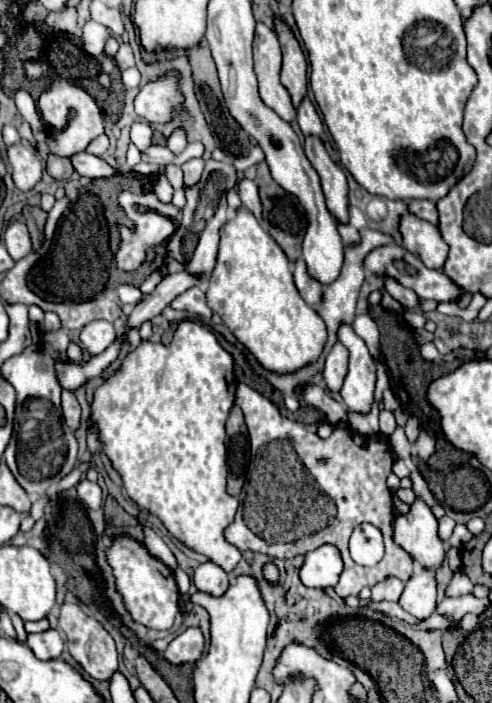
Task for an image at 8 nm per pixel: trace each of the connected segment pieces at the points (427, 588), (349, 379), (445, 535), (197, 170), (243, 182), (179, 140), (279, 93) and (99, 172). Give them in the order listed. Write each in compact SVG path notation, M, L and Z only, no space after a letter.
M417 569L415 575L405 583L399 605L419 621L429 619L435 611L435 573Z
M341 323L337 337L349 351L349 371L345 375L345 381L339 393L351 411L367 413L371 407L373 389L375 389L373 357L369 355L365 341L355 335L353 325Z
M443 515L443 517L439 519L439 537L441 537L443 541L447 541L447 539L451 537L451 533L453 533L453 527L455 527L455 521L453 521L449 515Z
M191 159L187 163L181 165L183 169L183 187L193 187L197 185L197 181L201 179L201 173L203 173L203 159Z
M243 177L243 179L239 179L239 183L237 183L237 191L239 191L241 203L243 203L249 211L253 211L257 219L261 219L261 201L259 201L259 195L257 195L257 185L255 185L251 179Z
M177 127L171 137L167 139L167 147L173 151L173 153L181 153L187 145L187 131L183 127Z
M257 23L253 57L255 57L255 73L259 77L259 93L263 103L269 105L281 119L293 121L295 109L291 105L291 97L279 81L279 71L281 71L279 39L275 31L265 27L263 23Z
M81 151L81 153L73 153L73 157L69 157L69 159L71 159L73 169L75 169L79 175L89 177L89 179L111 177L111 175L121 173L121 169L107 165L103 159L95 157L95 155L91 155L91 153L85 153L85 151Z

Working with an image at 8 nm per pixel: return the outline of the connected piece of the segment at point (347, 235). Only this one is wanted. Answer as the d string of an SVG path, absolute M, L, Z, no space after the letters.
M339 225L339 233L341 233L341 237L343 237L343 243L345 243L345 247L359 245L359 241L361 241L361 235L359 235L359 231L357 231L355 227L351 227L351 225Z

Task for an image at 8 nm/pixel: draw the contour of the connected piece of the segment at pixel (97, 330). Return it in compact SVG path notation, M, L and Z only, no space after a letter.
M91 321L81 331L81 345L89 353L103 353L115 341L115 329L109 321Z

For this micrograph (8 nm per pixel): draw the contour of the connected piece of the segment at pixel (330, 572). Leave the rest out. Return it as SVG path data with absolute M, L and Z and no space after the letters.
M321 545L315 551L305 555L305 561L299 569L299 579L305 587L327 589L335 587L343 571L343 561L335 545Z

